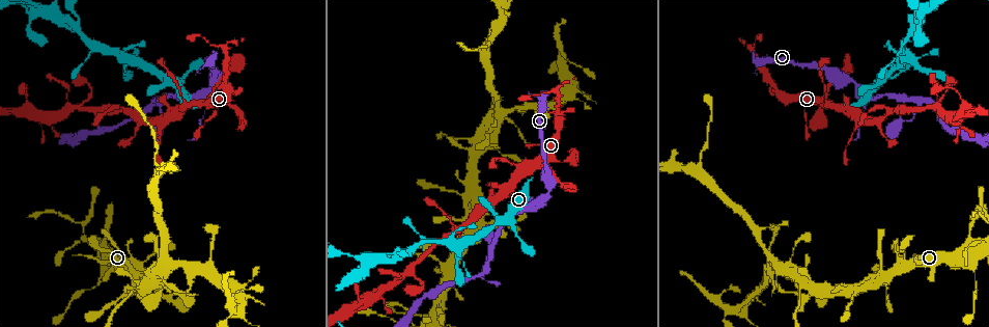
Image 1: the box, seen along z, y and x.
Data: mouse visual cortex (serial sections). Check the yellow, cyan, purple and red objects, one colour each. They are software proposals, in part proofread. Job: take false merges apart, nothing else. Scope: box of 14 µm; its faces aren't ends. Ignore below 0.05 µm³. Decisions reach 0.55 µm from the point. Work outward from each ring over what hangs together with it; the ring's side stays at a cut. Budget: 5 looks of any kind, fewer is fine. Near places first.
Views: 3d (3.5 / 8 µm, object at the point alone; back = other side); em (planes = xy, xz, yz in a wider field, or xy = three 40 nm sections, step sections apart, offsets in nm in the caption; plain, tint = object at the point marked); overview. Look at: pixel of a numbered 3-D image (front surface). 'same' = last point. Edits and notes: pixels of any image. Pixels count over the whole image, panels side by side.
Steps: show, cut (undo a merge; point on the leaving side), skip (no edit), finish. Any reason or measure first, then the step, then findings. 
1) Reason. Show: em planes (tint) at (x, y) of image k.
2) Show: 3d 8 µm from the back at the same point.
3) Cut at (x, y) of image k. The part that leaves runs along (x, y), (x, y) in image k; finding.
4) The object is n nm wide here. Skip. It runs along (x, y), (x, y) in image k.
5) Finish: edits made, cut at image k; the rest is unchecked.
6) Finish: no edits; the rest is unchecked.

Three arms meet. Show: 3d 3.5 µm at (919, 101) of image 1.

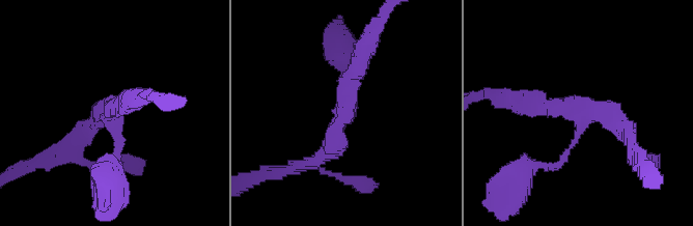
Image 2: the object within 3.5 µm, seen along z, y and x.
3 arms meet here; the arms are 100, 250, 300 nm wide. Show: em xy step 3 (tint) at (110, 118) of image 2.

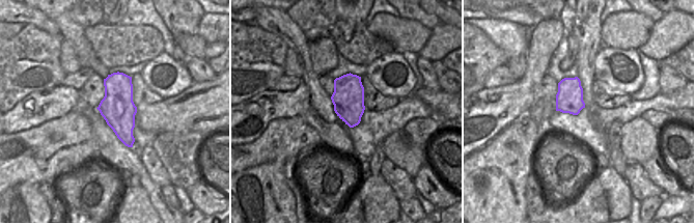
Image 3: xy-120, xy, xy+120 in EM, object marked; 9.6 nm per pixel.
Skip. It runs along (362, 54), (334, 144), (308, 163) in image 2; one cell here.

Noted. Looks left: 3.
Narrows sharply. Show: 3d 3.5 µm at (899, 70) of image 1.

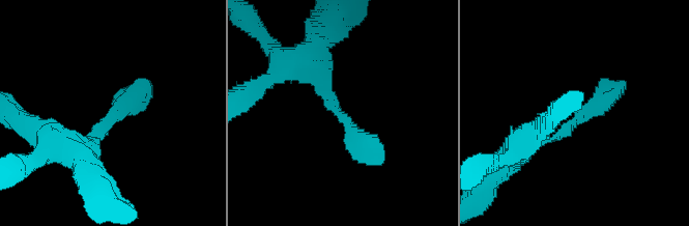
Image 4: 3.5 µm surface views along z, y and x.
Show: em xy step 3 (tint) at (107, 119) of image 4.

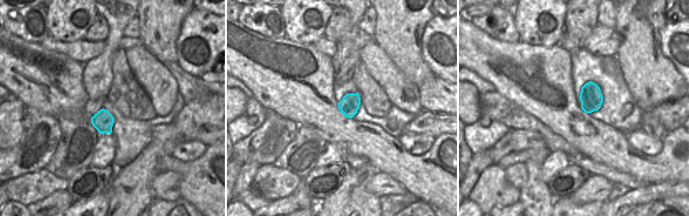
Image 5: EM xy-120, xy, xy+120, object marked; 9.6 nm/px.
The arms are 200, 350 nm wide. Skip. One cell here.

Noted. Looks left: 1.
Finish: no edits; the rest is unchecked.

